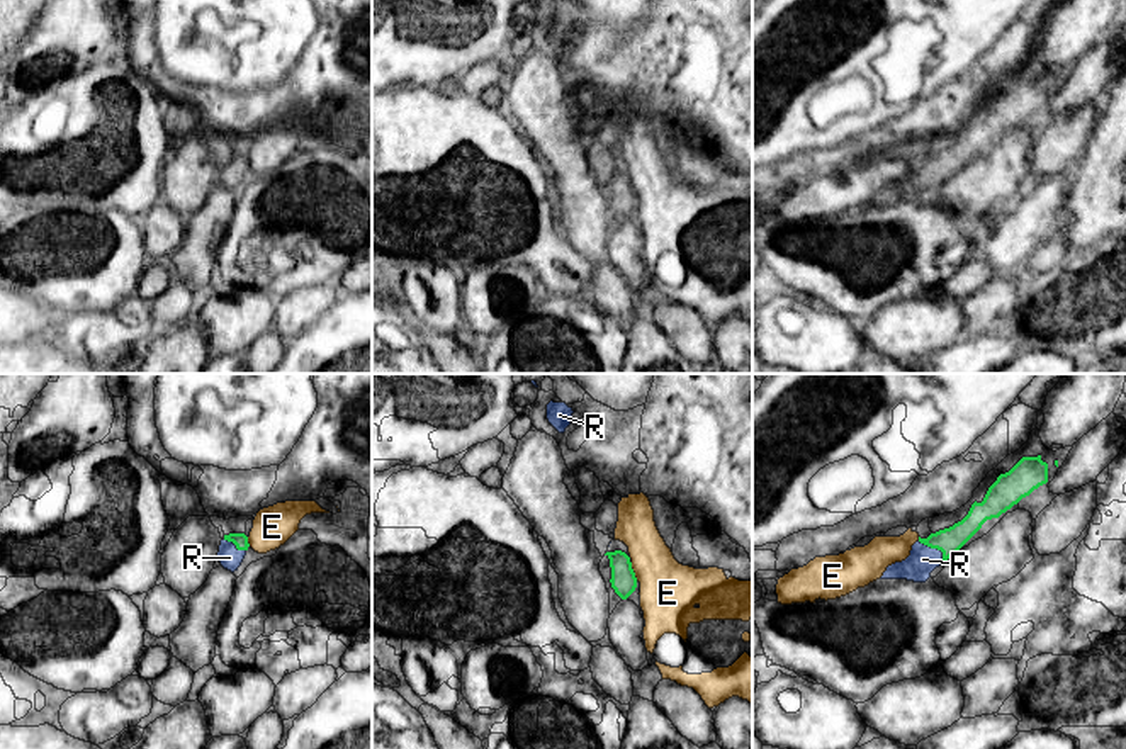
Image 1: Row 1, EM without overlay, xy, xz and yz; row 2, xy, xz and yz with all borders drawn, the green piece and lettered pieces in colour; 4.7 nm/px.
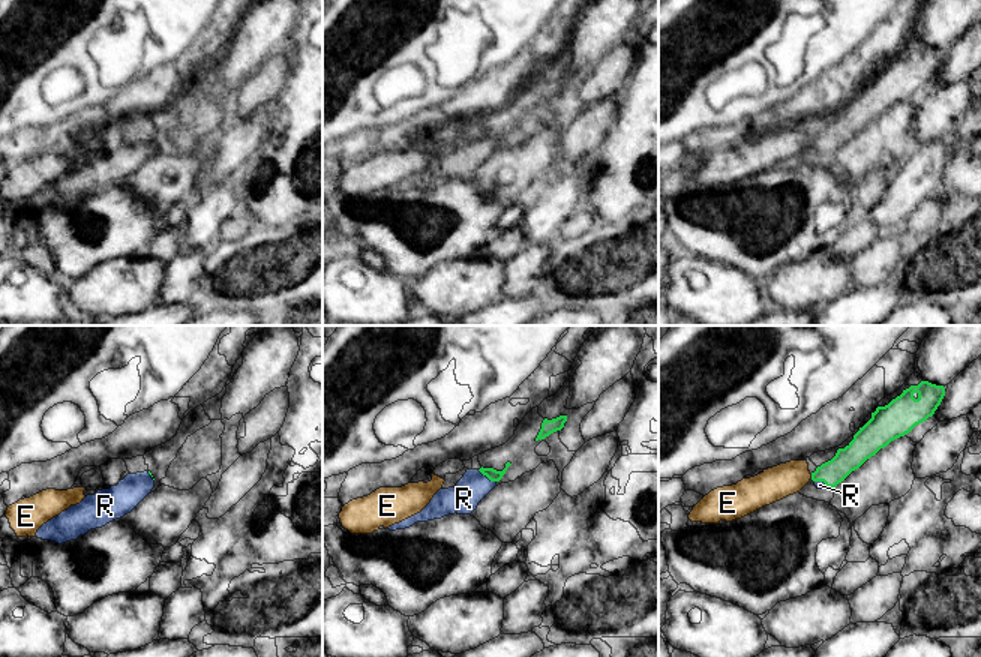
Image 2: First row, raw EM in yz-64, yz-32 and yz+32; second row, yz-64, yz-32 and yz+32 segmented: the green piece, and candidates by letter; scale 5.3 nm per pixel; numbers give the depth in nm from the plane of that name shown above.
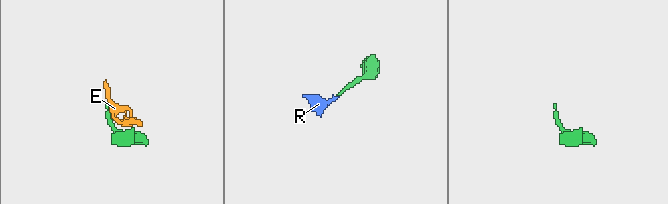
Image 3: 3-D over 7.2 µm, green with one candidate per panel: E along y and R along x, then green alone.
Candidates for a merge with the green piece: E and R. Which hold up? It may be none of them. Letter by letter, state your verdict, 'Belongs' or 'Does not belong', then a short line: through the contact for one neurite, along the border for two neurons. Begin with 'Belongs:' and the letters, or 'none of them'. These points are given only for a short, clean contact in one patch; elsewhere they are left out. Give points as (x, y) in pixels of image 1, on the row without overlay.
Belongs: R
E: Does not belong
R: Belongs. Line: yz (950, 160), (934, 167), (923, 179)

